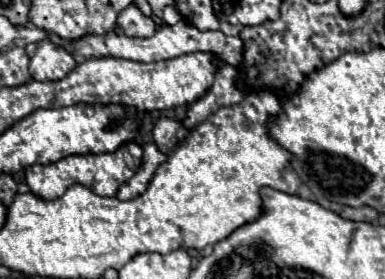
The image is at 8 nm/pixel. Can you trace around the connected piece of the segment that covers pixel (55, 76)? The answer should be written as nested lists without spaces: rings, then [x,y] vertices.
[[[45,38],[37,44],[37,52],[29,62],[29,72],[35,80],[61,80],[75,66],[77,62],[71,52]]]

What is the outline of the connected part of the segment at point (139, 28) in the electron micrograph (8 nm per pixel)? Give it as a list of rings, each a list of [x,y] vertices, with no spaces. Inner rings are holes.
[[[135,4],[125,8],[119,14],[119,28],[125,36],[131,36],[131,38],[151,38],[157,30],[153,20],[145,16]]]

